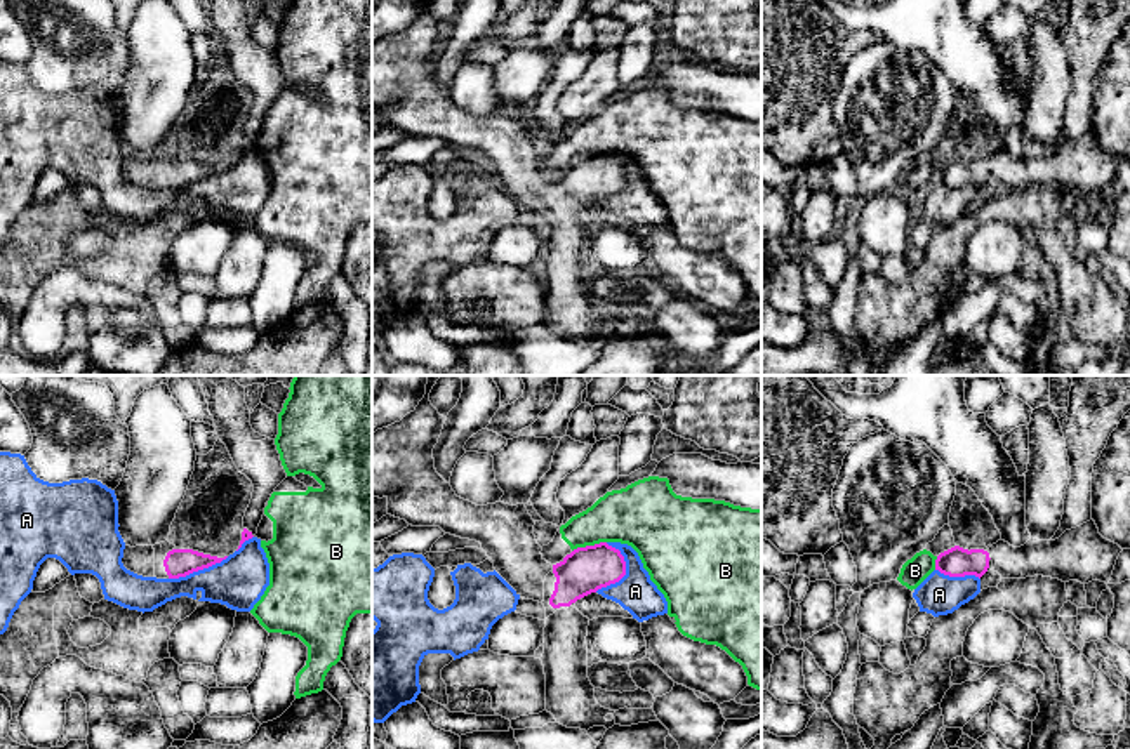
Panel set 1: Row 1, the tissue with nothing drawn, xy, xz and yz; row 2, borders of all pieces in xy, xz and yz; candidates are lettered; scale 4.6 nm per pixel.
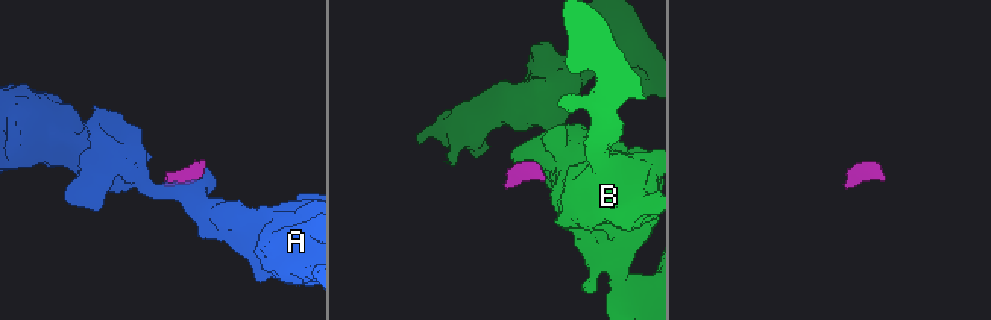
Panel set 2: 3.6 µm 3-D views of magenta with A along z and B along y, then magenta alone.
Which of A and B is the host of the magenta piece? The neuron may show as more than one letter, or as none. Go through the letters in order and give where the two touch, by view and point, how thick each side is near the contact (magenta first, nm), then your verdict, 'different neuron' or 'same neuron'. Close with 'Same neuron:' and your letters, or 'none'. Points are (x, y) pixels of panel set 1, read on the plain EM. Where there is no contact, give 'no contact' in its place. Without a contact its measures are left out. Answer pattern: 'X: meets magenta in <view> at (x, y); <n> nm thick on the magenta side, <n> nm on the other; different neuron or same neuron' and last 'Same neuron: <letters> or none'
A: meets magenta in xz at (624, 183); 220 nm thick on the magenta side, 180 nm on the other; different neuron
B: meets magenta in xz at (588, 157); 220 nm thick on the magenta side, 260 nm on the other; different neuron
Same neuron: none

